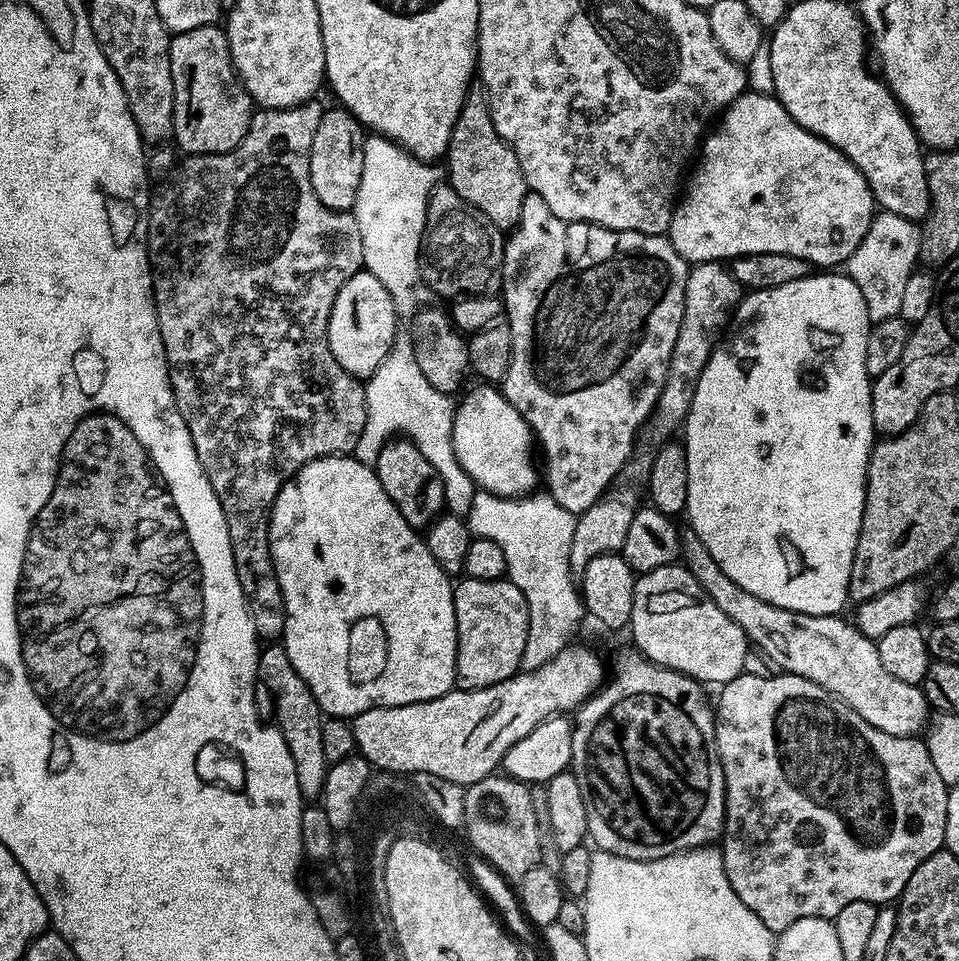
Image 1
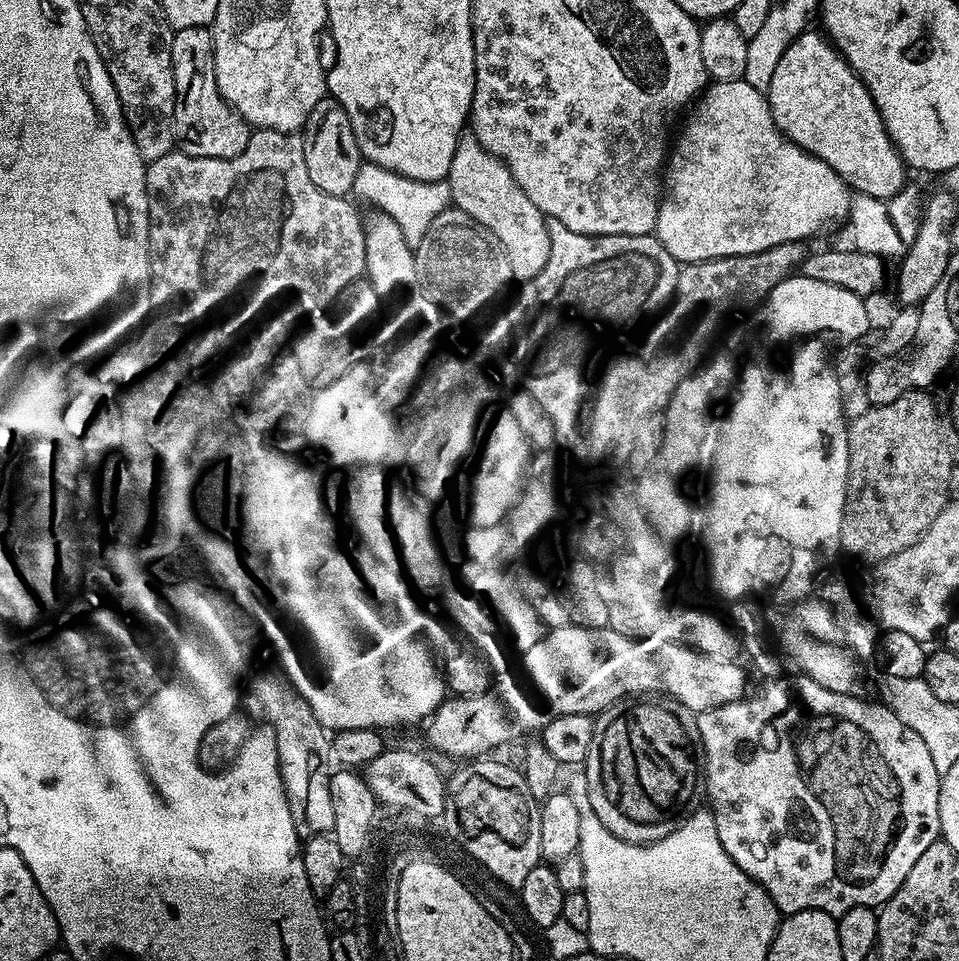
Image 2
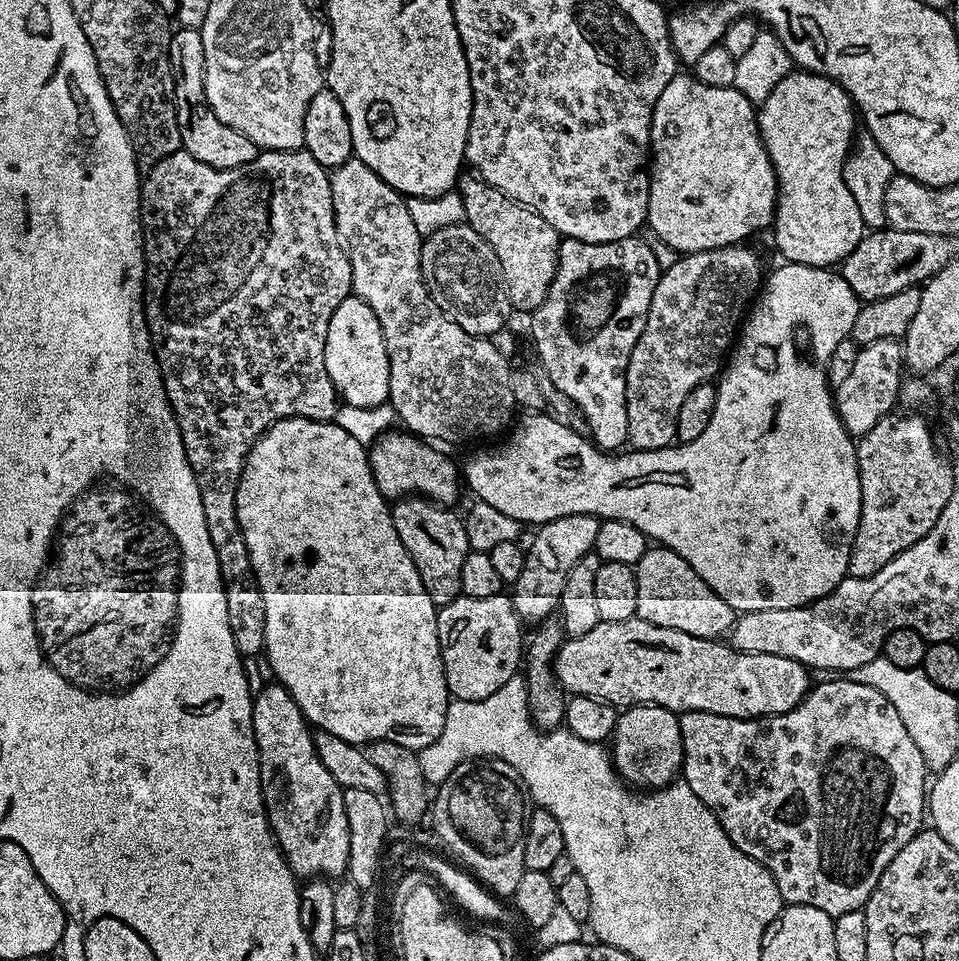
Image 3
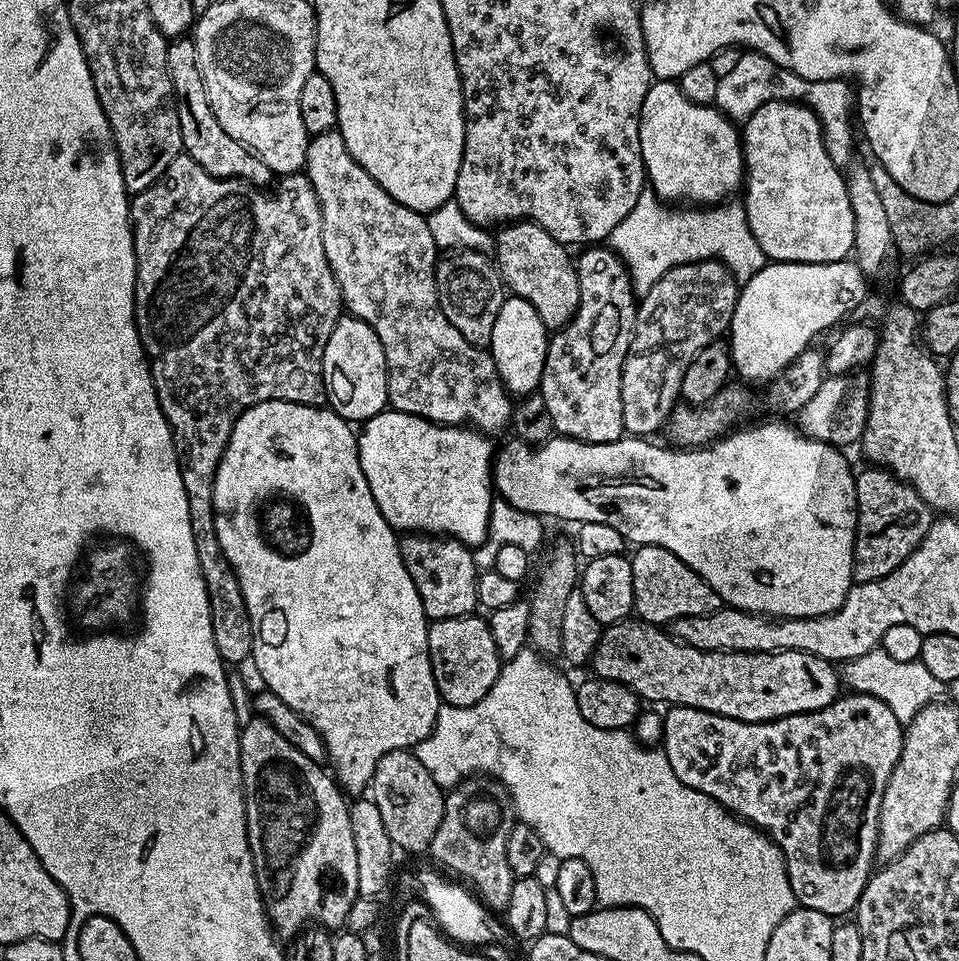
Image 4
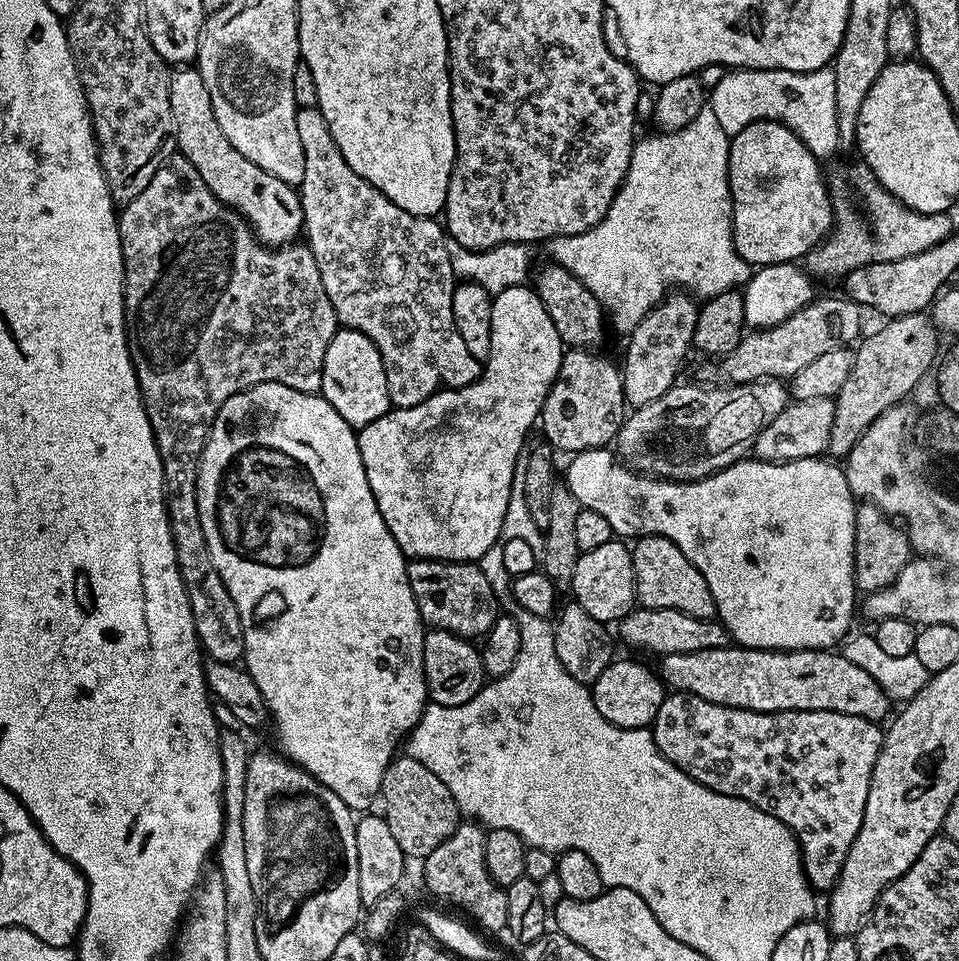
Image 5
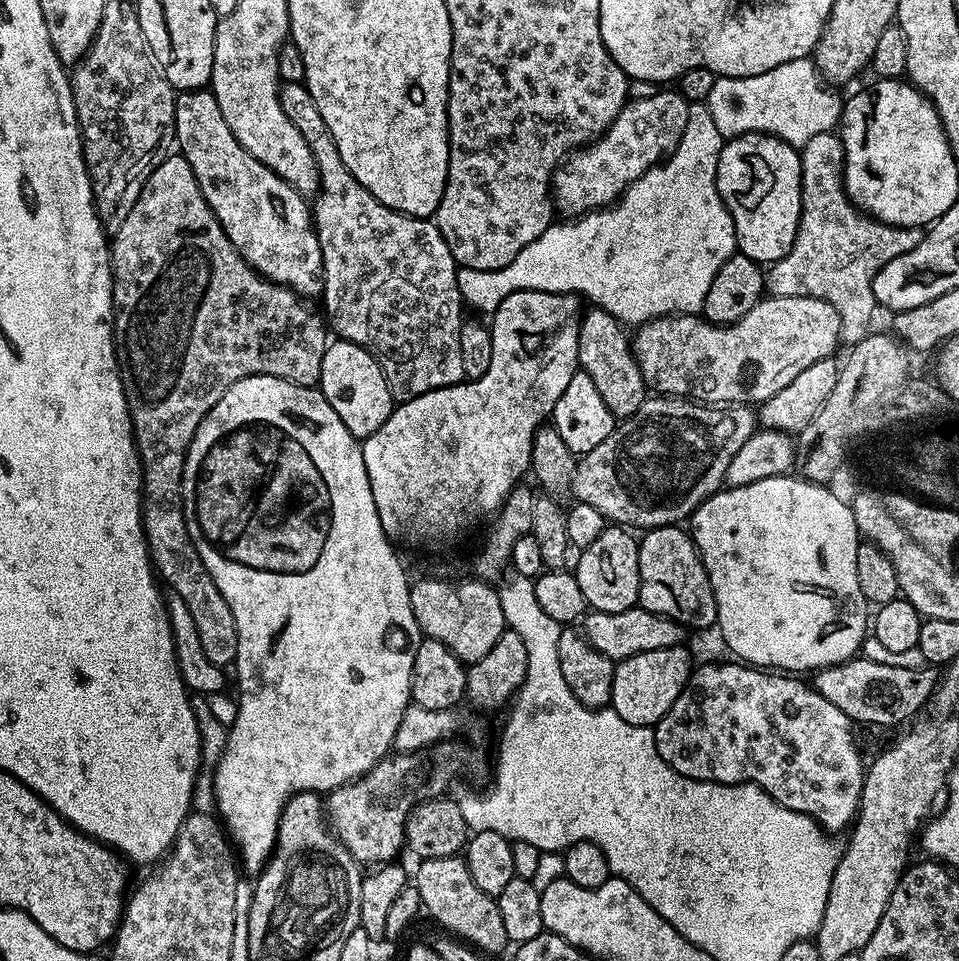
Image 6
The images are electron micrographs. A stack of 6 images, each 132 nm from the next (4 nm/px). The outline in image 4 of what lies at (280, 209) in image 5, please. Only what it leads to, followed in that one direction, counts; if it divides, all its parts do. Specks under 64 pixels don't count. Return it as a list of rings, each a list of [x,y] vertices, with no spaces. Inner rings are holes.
[[[176,38],[168,45],[168,73],[172,75],[172,90],[176,93],[176,113],[182,130],[183,151],[206,174],[227,180],[247,180],[249,184],[268,186],[273,183],[274,173],[262,158],[258,158],[242,142],[230,138],[226,130],[214,118],[214,110],[206,98],[202,74],[196,65],[196,42],[192,38]]]

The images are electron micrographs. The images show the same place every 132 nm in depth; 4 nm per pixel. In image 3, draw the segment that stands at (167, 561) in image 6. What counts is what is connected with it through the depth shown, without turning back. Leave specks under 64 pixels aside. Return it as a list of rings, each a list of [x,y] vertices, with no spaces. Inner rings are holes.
[[[303,148],[281,152],[261,151],[254,162],[246,162],[246,166],[237,168],[206,166],[206,162],[198,162],[198,158],[181,150],[162,158],[162,162],[150,169],[141,183],[140,227],[144,229],[144,320],[148,324],[148,337],[152,340],[160,377],[172,412],[176,415],[178,430],[182,434],[182,446],[186,450],[190,470],[198,482],[198,494],[202,494],[206,530],[210,530],[210,542],[214,542],[214,554],[218,554],[220,576],[224,580],[226,610],[230,630],[234,634],[234,646],[240,651],[241,657],[261,655],[266,642],[266,610],[260,587],[255,582],[250,582],[253,579],[252,567],[236,517],[236,491],[248,451],[274,422],[291,416],[329,422],[336,418],[338,397],[336,388],[330,382],[330,374],[326,374],[324,357],[326,330],[330,326],[334,310],[338,310],[340,303],[352,292],[352,267],[336,229],[334,202],[330,194],[330,172]]]

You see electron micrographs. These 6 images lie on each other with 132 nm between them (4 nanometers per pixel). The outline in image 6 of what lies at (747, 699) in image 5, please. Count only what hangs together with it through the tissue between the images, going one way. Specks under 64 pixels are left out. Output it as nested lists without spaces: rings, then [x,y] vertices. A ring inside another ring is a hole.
[[[853,658],[821,668],[815,673],[814,687],[826,702],[838,706],[857,725],[877,724],[888,728],[891,724],[911,721],[923,709],[938,683],[938,672],[932,666],[883,664],[867,658]]]

